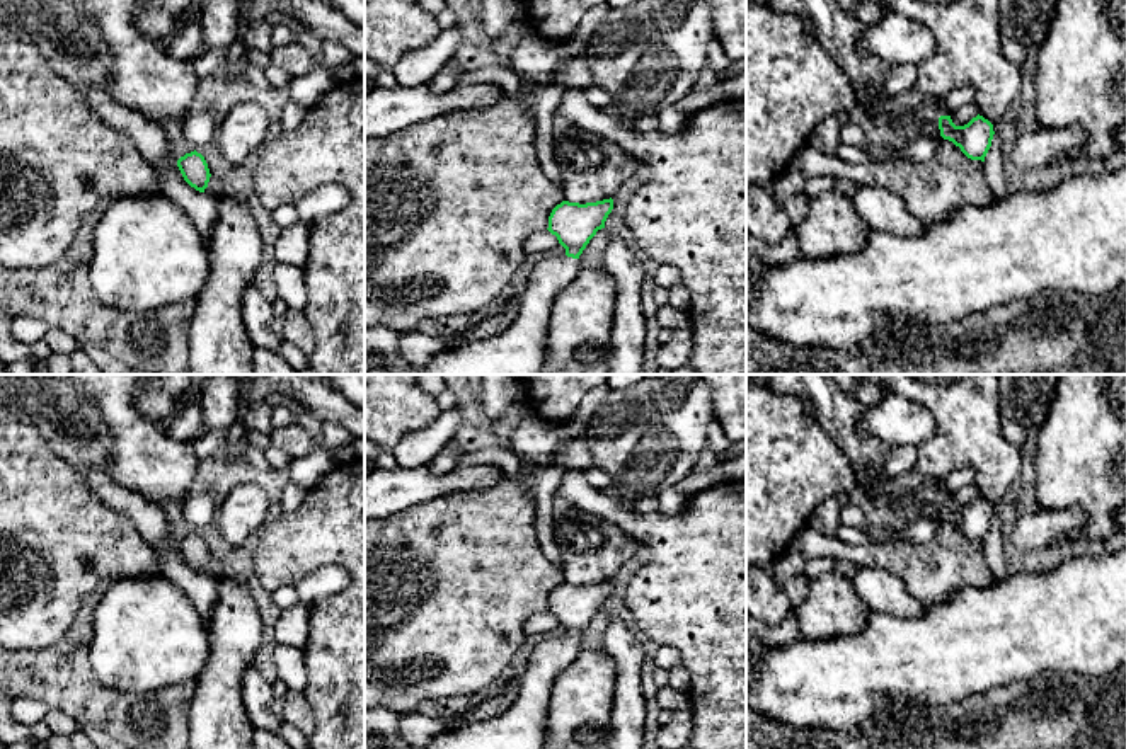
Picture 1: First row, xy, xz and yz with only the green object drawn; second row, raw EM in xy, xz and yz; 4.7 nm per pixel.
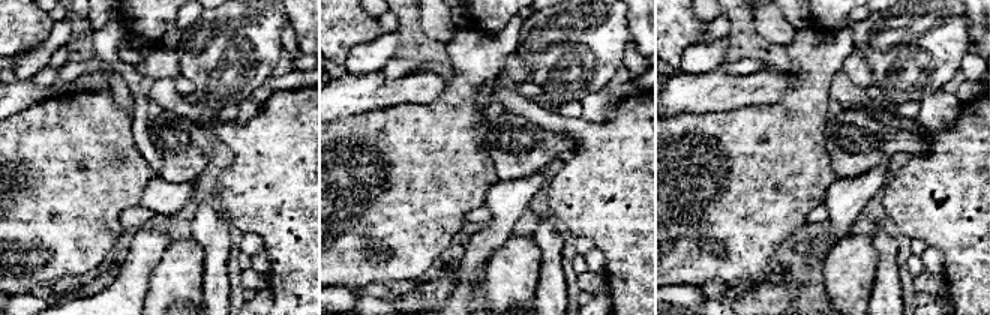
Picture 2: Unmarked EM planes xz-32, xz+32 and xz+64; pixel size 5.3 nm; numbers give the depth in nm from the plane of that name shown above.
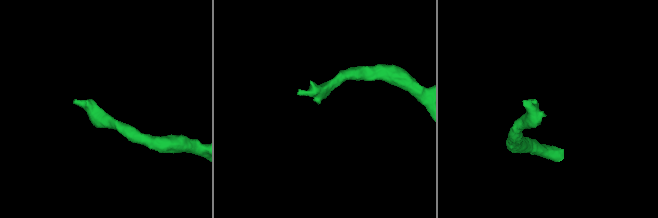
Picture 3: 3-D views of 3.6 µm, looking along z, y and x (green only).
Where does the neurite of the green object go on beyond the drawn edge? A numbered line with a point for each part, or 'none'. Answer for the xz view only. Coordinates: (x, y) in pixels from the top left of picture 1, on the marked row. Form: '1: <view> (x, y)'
1: xz (520, 349)

